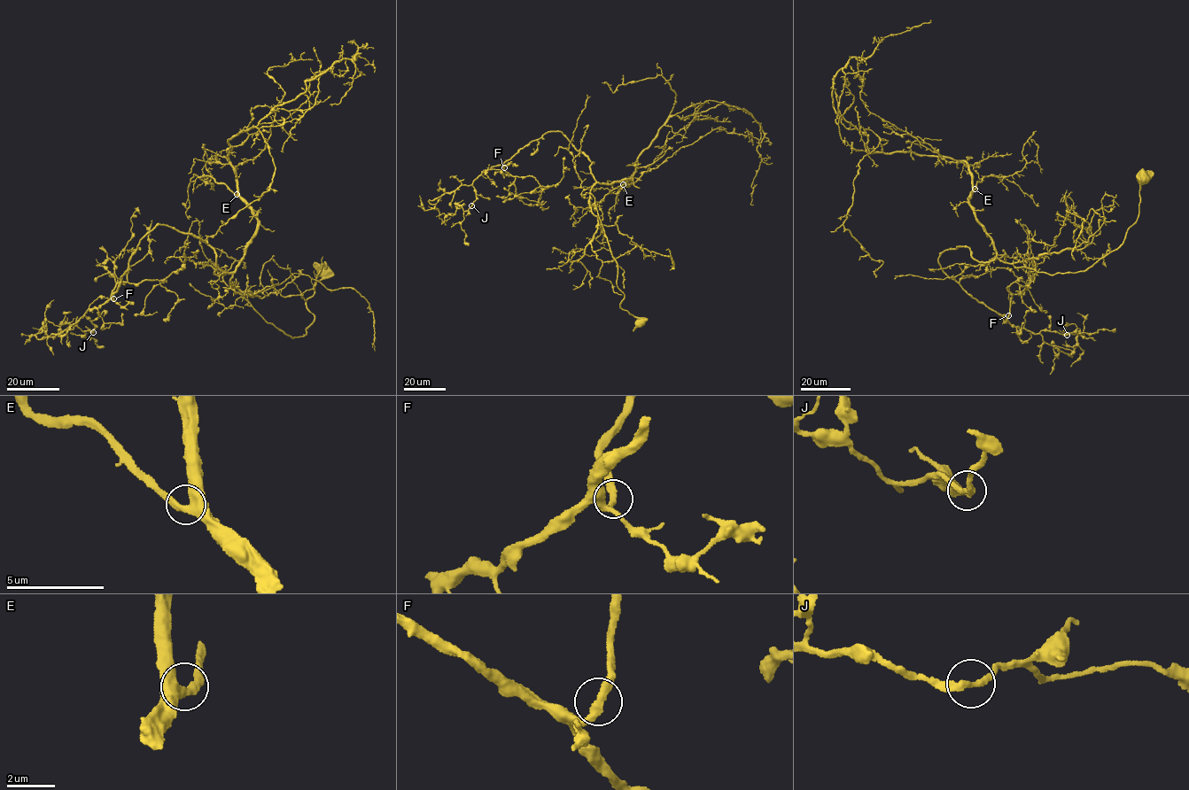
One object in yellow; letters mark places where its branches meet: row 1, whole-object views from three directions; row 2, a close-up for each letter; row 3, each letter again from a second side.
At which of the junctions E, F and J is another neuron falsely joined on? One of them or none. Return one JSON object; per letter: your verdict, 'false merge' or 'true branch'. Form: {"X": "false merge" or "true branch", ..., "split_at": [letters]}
{"E": "true branch", "F": "true branch", "J": "true branch", "split_at": []}

